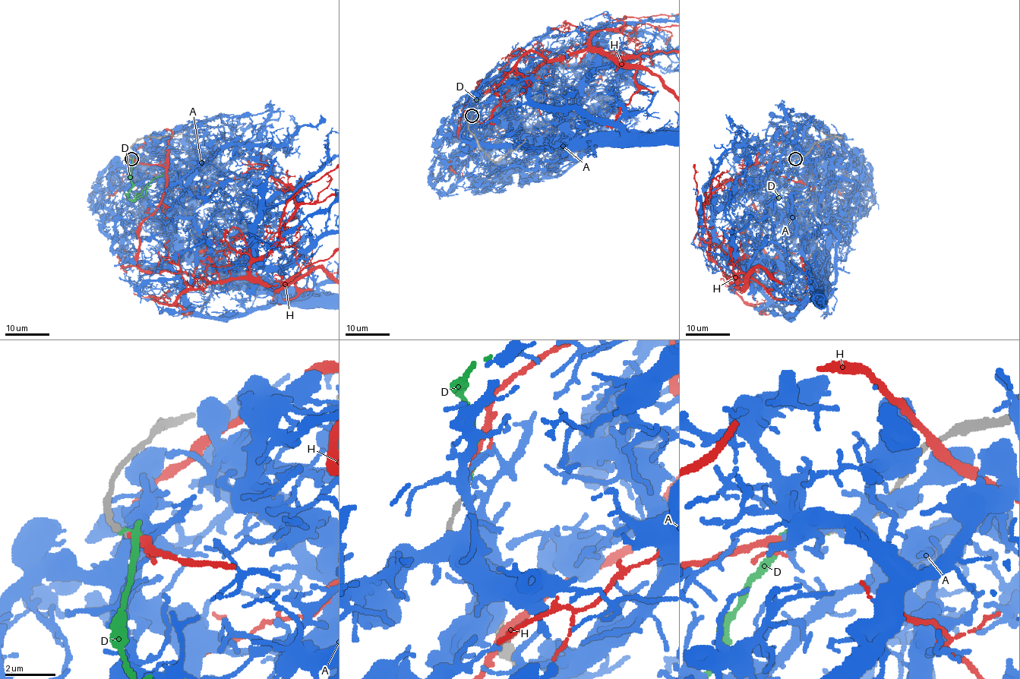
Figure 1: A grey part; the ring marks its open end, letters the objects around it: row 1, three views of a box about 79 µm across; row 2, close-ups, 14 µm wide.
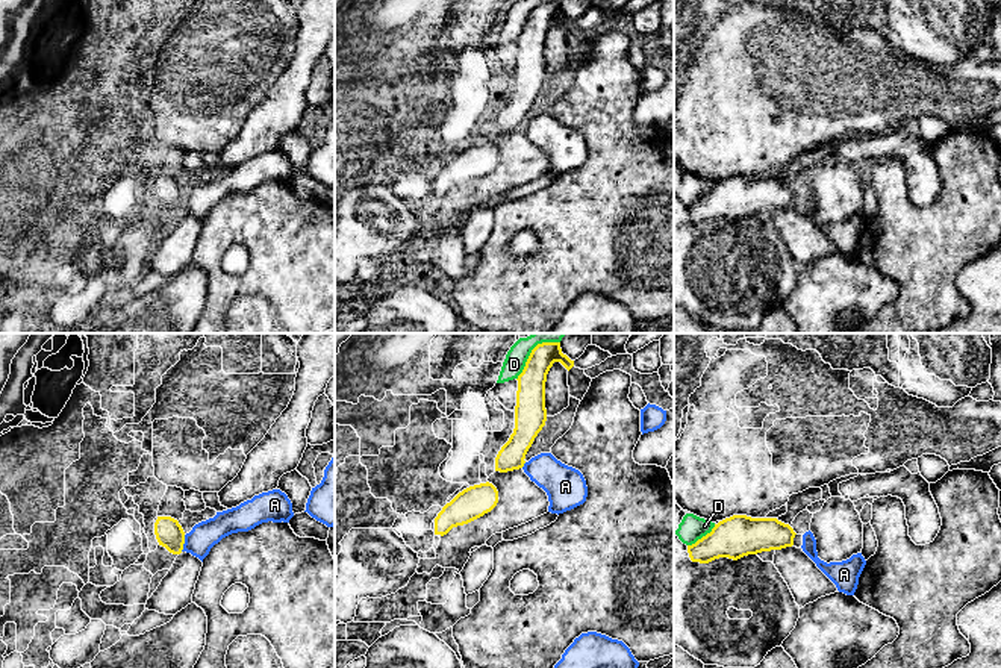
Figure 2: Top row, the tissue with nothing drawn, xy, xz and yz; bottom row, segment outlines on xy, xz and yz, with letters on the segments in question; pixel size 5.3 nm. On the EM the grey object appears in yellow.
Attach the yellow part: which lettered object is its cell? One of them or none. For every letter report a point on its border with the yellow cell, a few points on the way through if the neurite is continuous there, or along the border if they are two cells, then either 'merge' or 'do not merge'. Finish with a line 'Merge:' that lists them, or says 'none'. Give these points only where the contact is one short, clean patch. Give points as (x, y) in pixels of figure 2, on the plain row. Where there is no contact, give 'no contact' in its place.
A: xy (183, 203) | along xy (185, 196), (180, 211) | do not merge
D: yz (703, 197) | do not merge
H: no contact | merge
Merge: H

